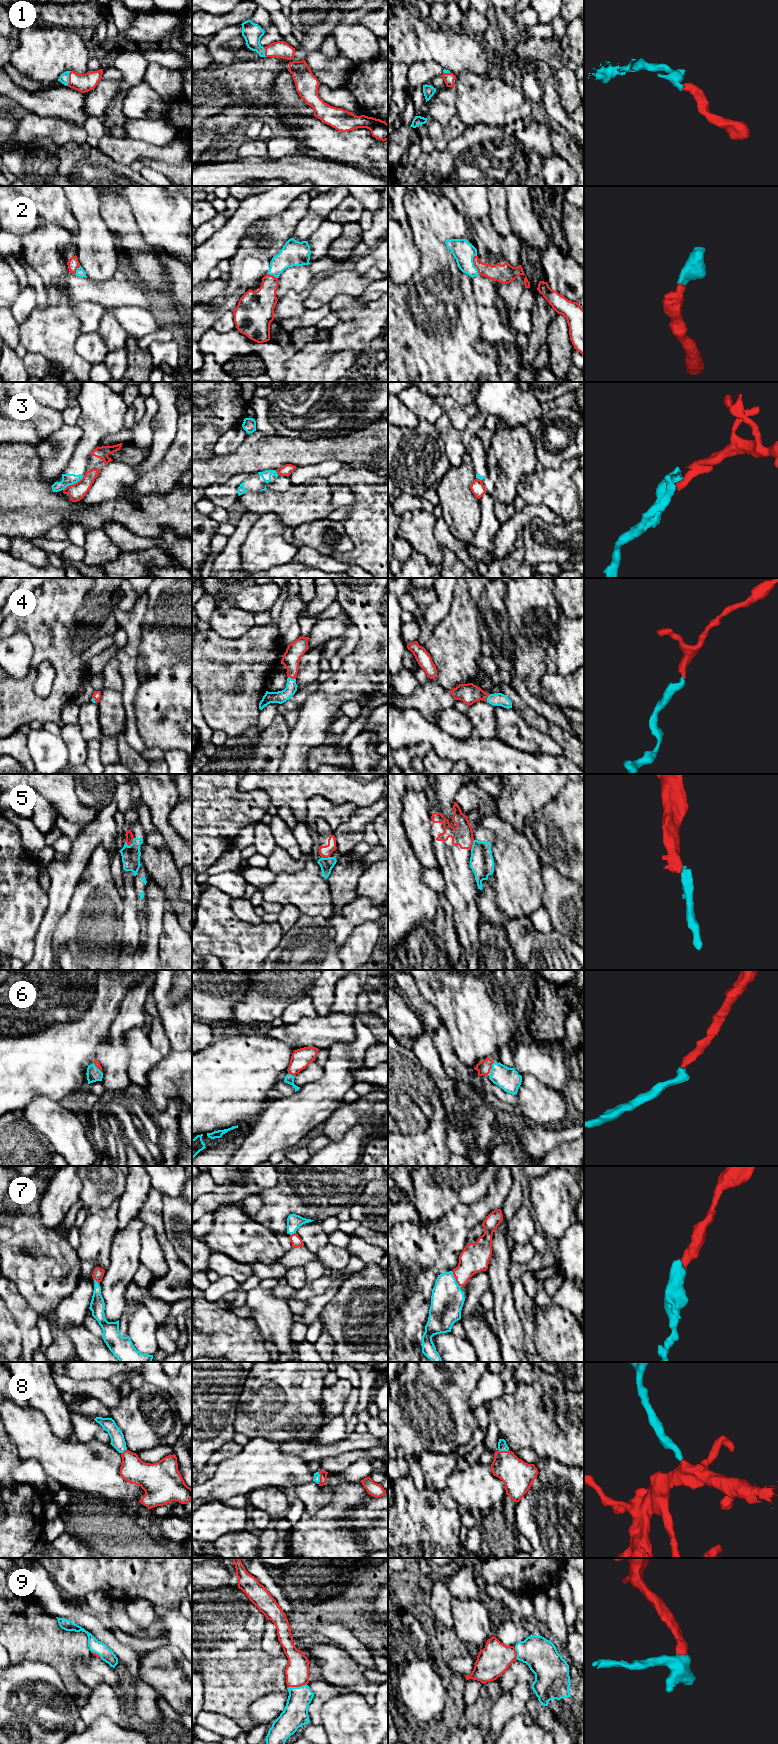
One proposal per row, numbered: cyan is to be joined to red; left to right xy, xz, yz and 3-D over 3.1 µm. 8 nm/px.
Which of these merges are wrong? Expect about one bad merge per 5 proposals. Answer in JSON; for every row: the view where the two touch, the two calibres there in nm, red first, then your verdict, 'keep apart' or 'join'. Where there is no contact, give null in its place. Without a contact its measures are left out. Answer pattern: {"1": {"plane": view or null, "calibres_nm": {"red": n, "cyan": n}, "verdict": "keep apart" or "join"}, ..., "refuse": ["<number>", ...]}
{"1": {"plane": "xy", "calibres_nm": {"red": 150, "cyan": 80}, "verdict": "join"}, "2": {"plane": "yz", "calibres_nm": {"red": 150, "cyan": 170}, "verdict": "join"}, "3": {"plane": "xy", "calibres_nm": {"red": 140, "cyan": 100}, "verdict": "keep apart"}, "4": {"plane": "xz", "calibres_nm": {"red": 140, "cyan": 100}, "verdict": "join"}, "5": {"plane": "yz", "calibres_nm": {"red": 170, "cyan": 190}, "verdict": "keep apart"}, "6": {"plane": "yz", "calibres_nm": {"red": 110, "cyan": 180}, "verdict": "join"}, "7": {"plane": "yz", "calibres_nm": {"red": 240, "cyan": 260}, "verdict": "join"}, "8": {"plane": "xz", "calibres_nm": {"red": 60, "cyan": 50}, "verdict": "join"}, "9": {"plane": "xz", "calibres_nm": {"red": 190, "cyan": 200}, "verdict": "join"}, "refuse": ["3", "5"]}

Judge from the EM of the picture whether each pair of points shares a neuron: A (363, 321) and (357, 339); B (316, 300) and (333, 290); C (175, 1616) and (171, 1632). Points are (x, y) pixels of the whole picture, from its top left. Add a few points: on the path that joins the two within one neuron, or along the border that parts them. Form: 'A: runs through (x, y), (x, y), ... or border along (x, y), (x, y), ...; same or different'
A: runs through (363, 325), (357, 335); same
B: runs through (320, 296), (326, 290), (329, 290); same
C: runs through (175, 1620), (175, 1628); same

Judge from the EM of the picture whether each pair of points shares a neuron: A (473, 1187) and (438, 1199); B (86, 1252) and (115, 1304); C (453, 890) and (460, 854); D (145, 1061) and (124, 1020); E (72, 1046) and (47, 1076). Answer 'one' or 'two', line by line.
A: one
B: two
C: one
D: two
E: one

